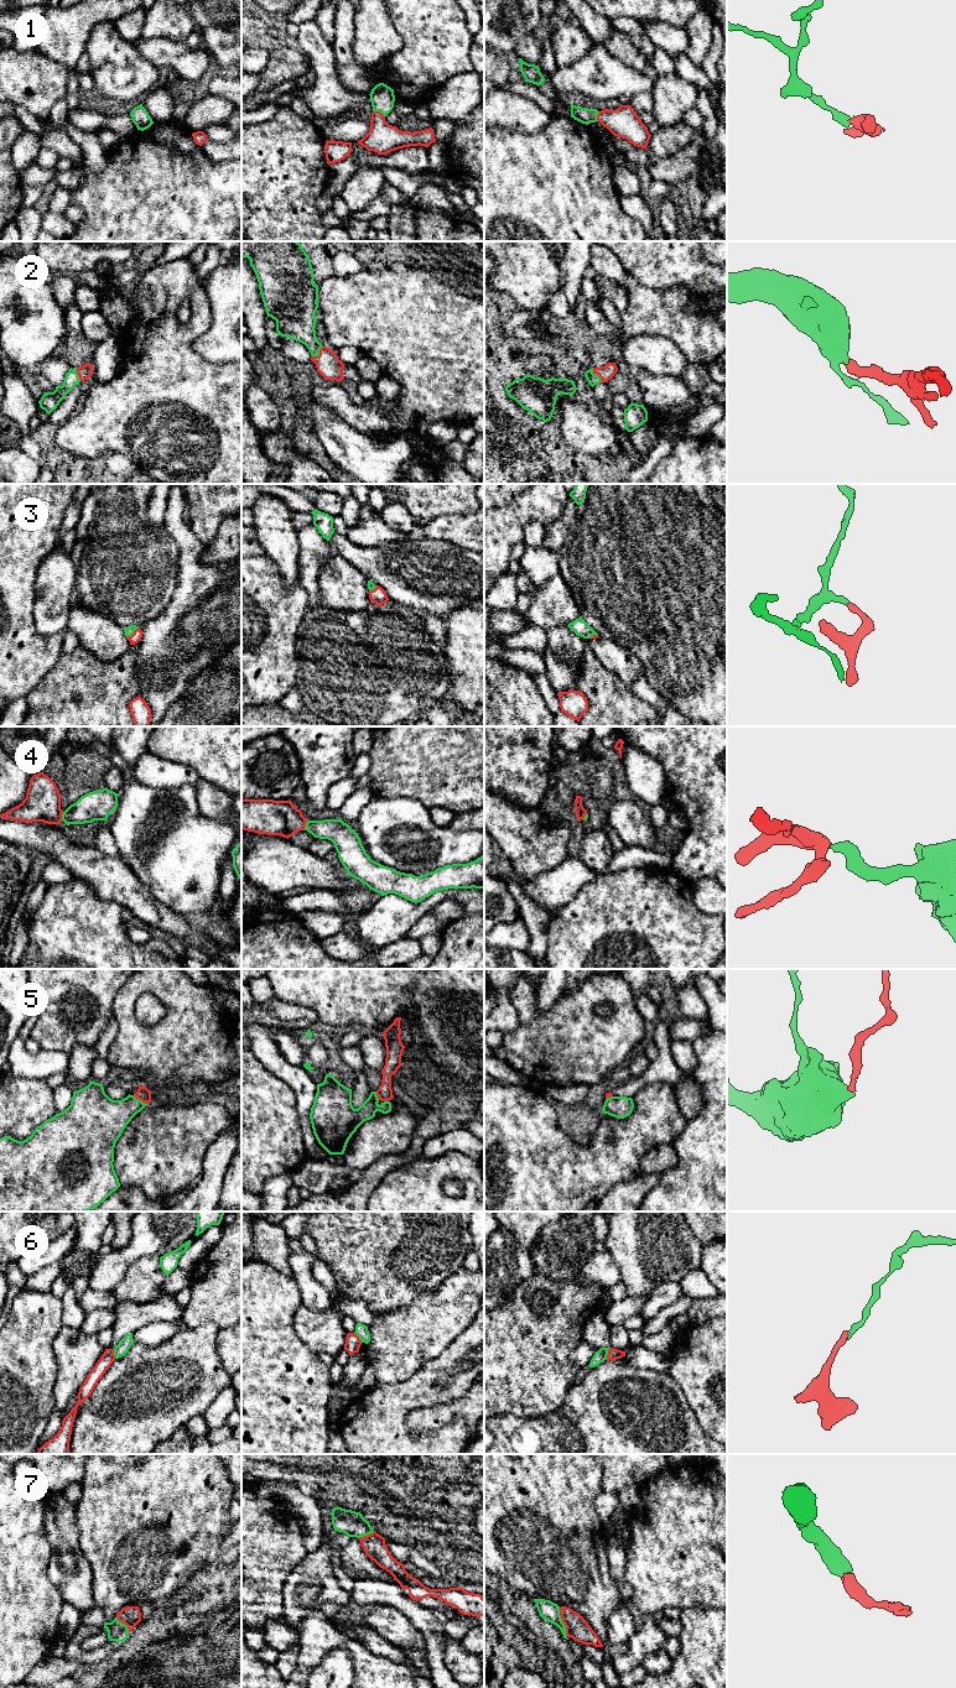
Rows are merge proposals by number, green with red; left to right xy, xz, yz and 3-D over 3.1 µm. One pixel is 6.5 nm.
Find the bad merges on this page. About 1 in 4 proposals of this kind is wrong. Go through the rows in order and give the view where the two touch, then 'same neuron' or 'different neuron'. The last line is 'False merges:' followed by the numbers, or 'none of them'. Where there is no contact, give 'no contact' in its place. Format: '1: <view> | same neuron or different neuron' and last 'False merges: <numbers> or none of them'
1: xz | same neuron
2: yz | same neuron
3: xy | same neuron
4: xz | same neuron
5: xy | different neuron
6: yz | different neuron
7: yz | same neuron
False merges: 5, 6

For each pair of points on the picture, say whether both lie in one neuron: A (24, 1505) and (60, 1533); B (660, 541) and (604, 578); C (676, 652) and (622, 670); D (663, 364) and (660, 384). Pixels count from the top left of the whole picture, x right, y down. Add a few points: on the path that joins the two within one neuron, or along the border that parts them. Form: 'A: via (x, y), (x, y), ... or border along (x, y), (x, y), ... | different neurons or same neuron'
A: border along (46, 1505), (45, 1537), (51, 1550) | different neurons
B: via (647, 555), (640, 561), (622, 561), (618, 564) | same neuron
C: border along (619, 644), (638, 660), (644, 676) | different neurons
D: border along (633, 369), (677, 378) | different neurons

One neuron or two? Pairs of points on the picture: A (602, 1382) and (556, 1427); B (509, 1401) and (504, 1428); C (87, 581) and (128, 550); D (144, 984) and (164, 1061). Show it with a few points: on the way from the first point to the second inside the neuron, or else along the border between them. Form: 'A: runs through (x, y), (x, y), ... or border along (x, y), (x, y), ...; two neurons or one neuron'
A: border along (561, 1407), (583, 1441); two neurons
B: border along (497, 1413), (535, 1417); two neurons
C: runs through (97, 581), (118, 559); one neuron
D: runs through (165, 995), (172, 1003), (172, 1040); one neuron

